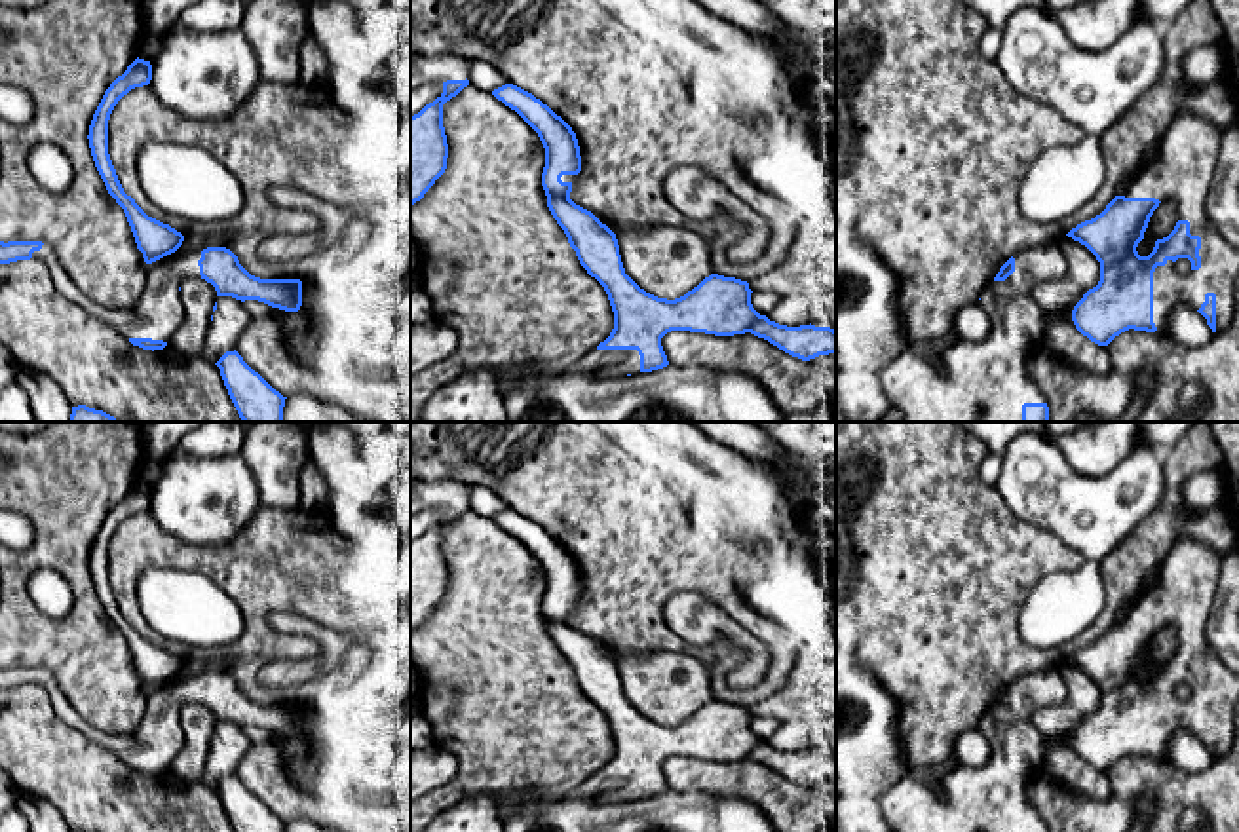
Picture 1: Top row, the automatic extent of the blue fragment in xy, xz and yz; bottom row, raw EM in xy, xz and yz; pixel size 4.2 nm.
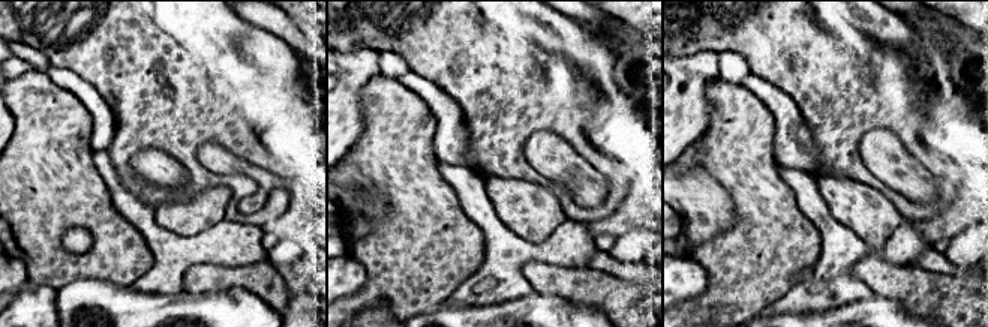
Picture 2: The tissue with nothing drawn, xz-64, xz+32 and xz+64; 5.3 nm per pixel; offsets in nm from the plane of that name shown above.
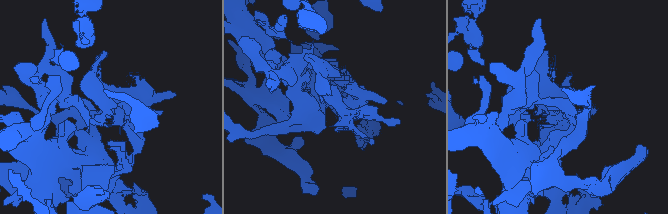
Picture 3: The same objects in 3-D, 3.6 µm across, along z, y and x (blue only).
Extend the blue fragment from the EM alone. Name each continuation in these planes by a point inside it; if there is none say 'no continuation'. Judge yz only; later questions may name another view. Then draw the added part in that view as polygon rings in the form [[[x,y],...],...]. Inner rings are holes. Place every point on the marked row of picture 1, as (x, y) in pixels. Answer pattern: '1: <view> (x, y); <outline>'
1: yz (1182, 170); [[[1180,112],[1159,139],[1159,152],[1146,160],[1125,188],[1125,198],[1155,198],[1176,205],[1178,220],[1190,222],[1190,234],[1201,237],[1201,268],[1180,275],[1167,260],[1153,272],[1153,323],[1157,334],[1169,334],[1174,306],[1195,310],[1207,293],[1216,294],[1216,331],[1224,331],[1235,310],[1239,251],[1207,218],[1205,201],[1220,156],[1222,129],[1209,120]]]

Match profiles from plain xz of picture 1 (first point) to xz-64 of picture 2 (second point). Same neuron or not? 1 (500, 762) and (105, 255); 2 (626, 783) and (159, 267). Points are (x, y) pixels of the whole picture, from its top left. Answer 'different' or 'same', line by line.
1: same
2: same

